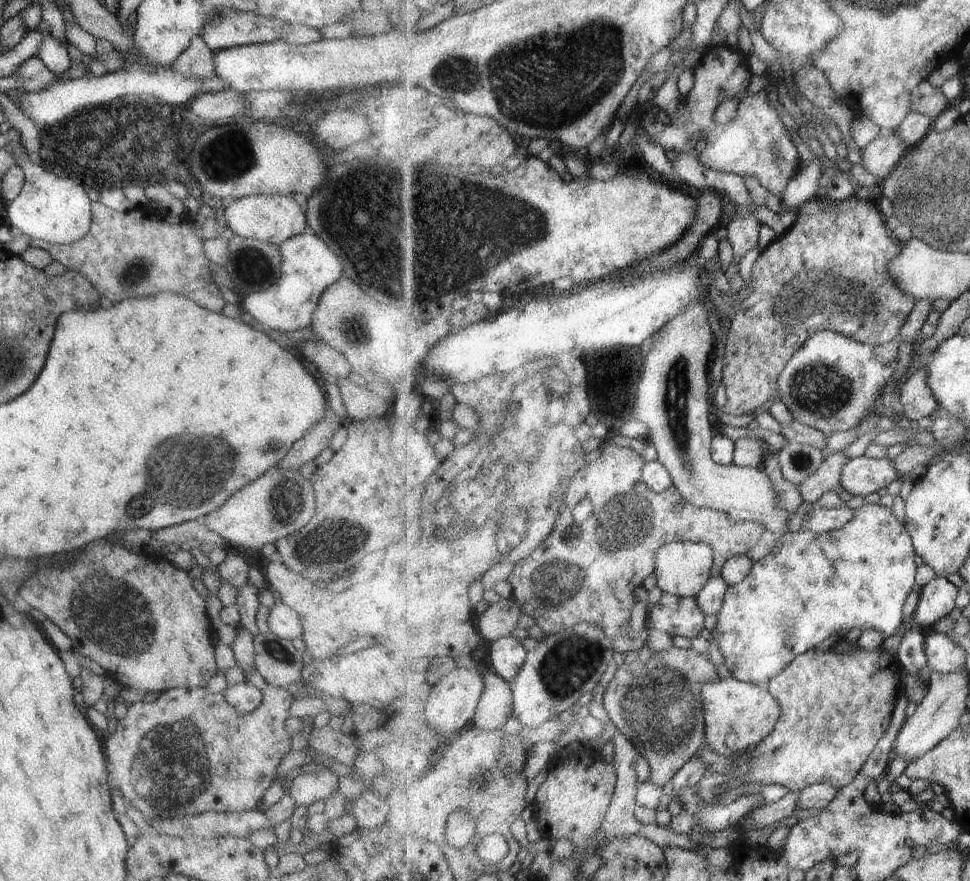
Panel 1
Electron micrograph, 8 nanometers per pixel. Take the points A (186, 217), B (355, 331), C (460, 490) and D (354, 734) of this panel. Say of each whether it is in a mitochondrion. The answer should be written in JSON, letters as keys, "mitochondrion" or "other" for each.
{"A":"other","B":"mitochondrion","C":"mitochondrion","D":"other"}

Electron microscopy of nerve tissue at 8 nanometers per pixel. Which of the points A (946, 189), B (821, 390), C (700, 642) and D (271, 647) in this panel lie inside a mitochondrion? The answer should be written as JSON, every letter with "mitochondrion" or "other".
{"A":"mitochondrion","B":"mitochondrion","C":"other","D":"mitochondrion"}

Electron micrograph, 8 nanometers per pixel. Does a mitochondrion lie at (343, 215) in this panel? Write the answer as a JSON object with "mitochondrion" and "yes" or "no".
{"mitochondrion":"yes"}

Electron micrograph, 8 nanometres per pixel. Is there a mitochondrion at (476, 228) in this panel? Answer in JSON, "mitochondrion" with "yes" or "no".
{"mitochondrion":"yes"}

